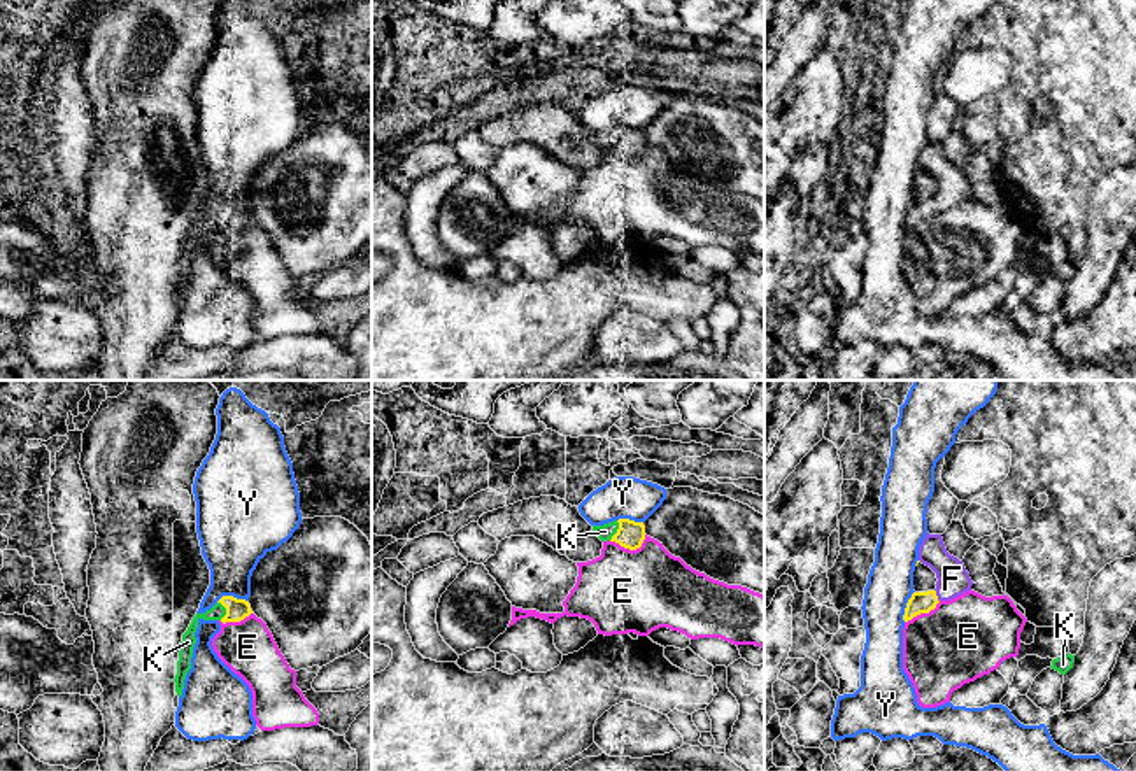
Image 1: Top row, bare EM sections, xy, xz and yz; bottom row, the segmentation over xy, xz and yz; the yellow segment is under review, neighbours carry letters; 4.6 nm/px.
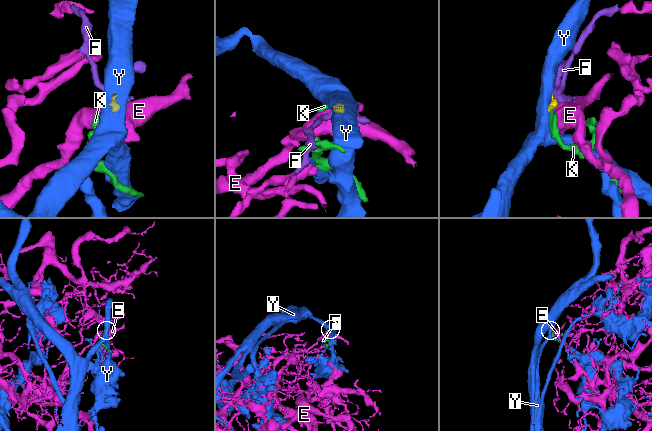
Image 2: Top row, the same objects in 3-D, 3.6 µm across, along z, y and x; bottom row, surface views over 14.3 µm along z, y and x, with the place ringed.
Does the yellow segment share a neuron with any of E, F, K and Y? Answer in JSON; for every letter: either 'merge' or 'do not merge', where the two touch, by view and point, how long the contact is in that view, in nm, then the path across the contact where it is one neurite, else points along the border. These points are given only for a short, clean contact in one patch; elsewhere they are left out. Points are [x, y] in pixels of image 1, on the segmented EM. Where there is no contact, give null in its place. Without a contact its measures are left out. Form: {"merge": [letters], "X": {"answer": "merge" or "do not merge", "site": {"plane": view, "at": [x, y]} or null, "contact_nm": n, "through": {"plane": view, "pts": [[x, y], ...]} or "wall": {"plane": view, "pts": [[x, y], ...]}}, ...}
{"merge": ["F", "K"], "E": {"answer": "do not merge", "site": {"plane": "xz", "at": [630, 549]}, "contact_nm": 180}, "F": {"answer": "merge", "site": {"plane": "yz", "at": [937, 596]}, "contact_nm": 70}, "K": {"answer": "merge", "site": {"plane": "xy", "at": [227, 610]}, "contact_nm": 90}, "Y": {"answer": "do not merge", "site": {"plane": "xy", "at": [232, 596]}, "contact_nm": 150}}

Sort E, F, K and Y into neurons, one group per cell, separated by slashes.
E / F K / Y

